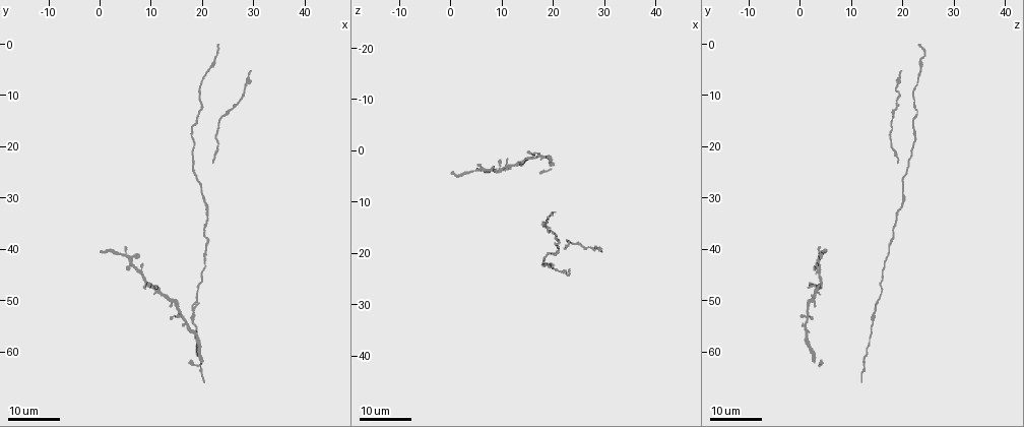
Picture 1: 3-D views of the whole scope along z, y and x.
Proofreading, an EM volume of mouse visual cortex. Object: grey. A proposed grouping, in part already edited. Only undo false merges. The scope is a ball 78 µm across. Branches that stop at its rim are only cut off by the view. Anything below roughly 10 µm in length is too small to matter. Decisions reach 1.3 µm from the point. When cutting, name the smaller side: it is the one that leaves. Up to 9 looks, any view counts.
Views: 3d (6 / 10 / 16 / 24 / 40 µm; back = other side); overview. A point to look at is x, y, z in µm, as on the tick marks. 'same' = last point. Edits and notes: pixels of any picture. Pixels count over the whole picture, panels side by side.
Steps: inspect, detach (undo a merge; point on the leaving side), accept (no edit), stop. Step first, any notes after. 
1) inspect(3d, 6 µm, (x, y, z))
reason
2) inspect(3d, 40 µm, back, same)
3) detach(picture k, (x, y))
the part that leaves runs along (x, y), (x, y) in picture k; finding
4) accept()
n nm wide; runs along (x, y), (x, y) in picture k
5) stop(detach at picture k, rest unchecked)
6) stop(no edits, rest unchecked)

inspect(3d, 16 µm, (5.0, 41.0, 4.0))
thick turns thin

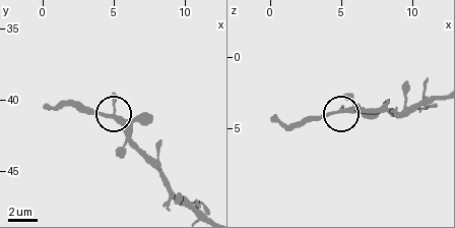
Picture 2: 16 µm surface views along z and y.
inspect(3d, 6 µm, (5.4, 41.4, 3.8))

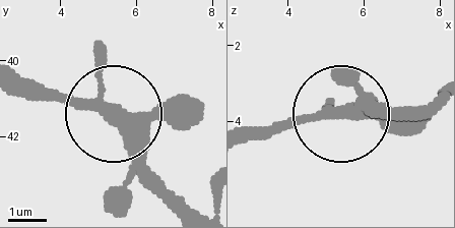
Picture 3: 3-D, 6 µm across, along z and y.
accept()
runs along (423, 110), (335, 110), (248, 129) in picture 3; one neuron here

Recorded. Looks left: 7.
inspect(3d, 24 µm, (23.0, 20.5, 18.0))
calibre changes

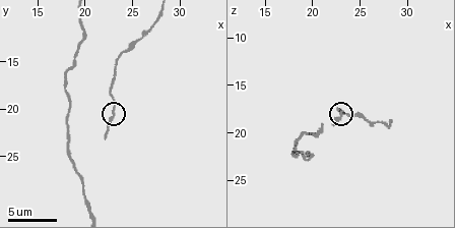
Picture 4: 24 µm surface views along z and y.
inspect(3d, 6 µm, (22.8, 20.4, 18.2))

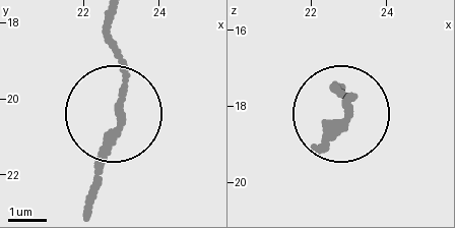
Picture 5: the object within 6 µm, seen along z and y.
accept()
all the same neuron

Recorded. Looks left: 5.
inspect(3d, 24 µm, (17.0, 55.0, 1.5))
three-way junction

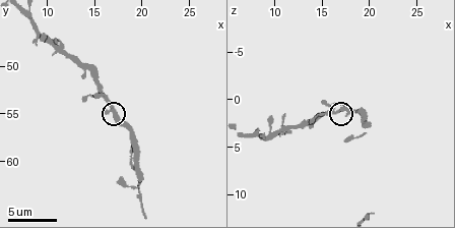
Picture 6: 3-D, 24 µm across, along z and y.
inspect(3d, 10 µm, same)

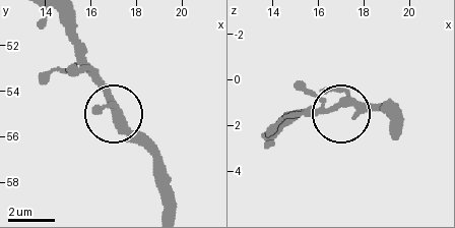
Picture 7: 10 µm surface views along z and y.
accept()
3 arms; all the same neuron

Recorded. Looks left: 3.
inspect(3d, 24 µm, (21.0, 40.5, 17.5))
narrows sharply

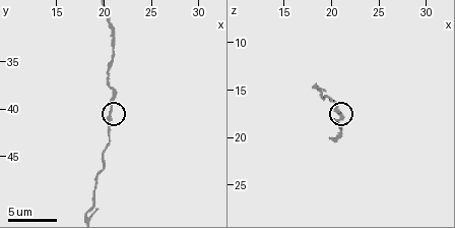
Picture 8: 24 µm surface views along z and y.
inspect(3d, 10 µm, same)

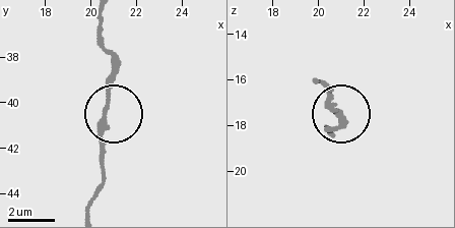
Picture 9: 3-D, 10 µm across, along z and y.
accept()
170 nm wide; runs along (87, 206), (105, 171), (105, 118), (116, 56) in picture 9; all the same neuron

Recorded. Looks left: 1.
stop(no edits, rest unchecked)

